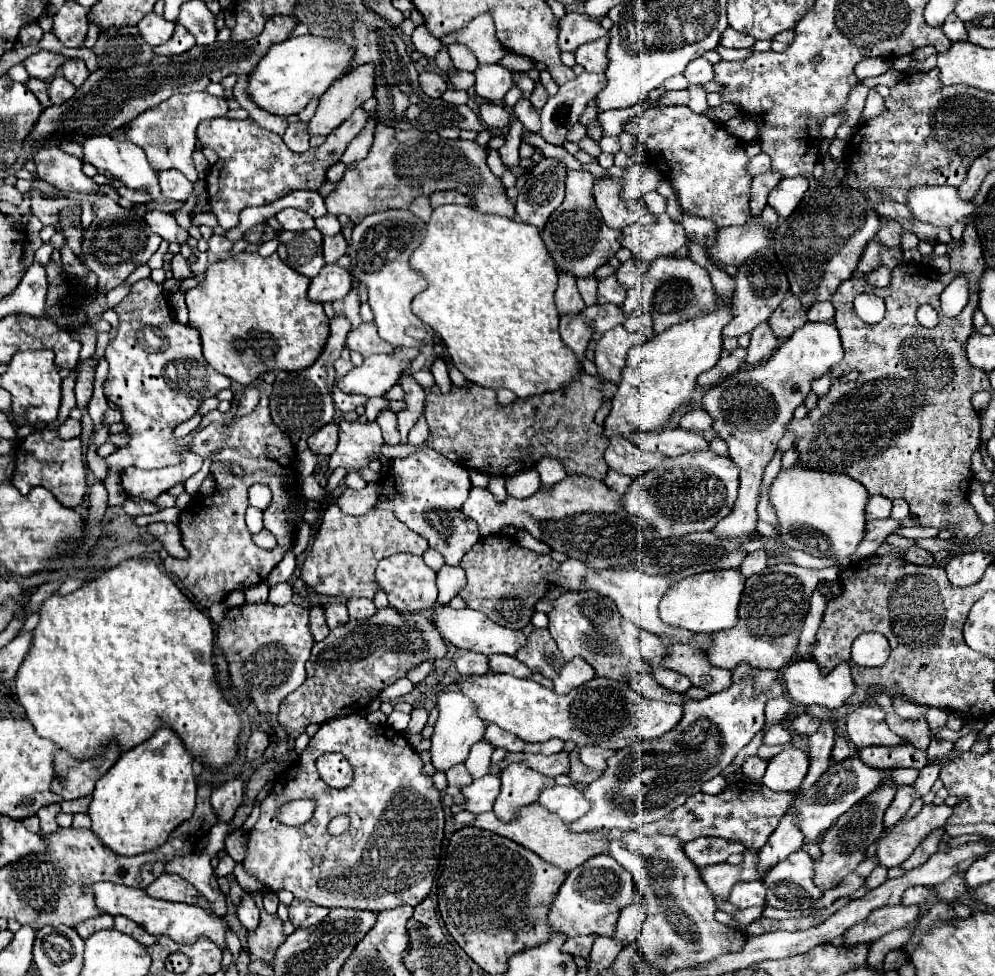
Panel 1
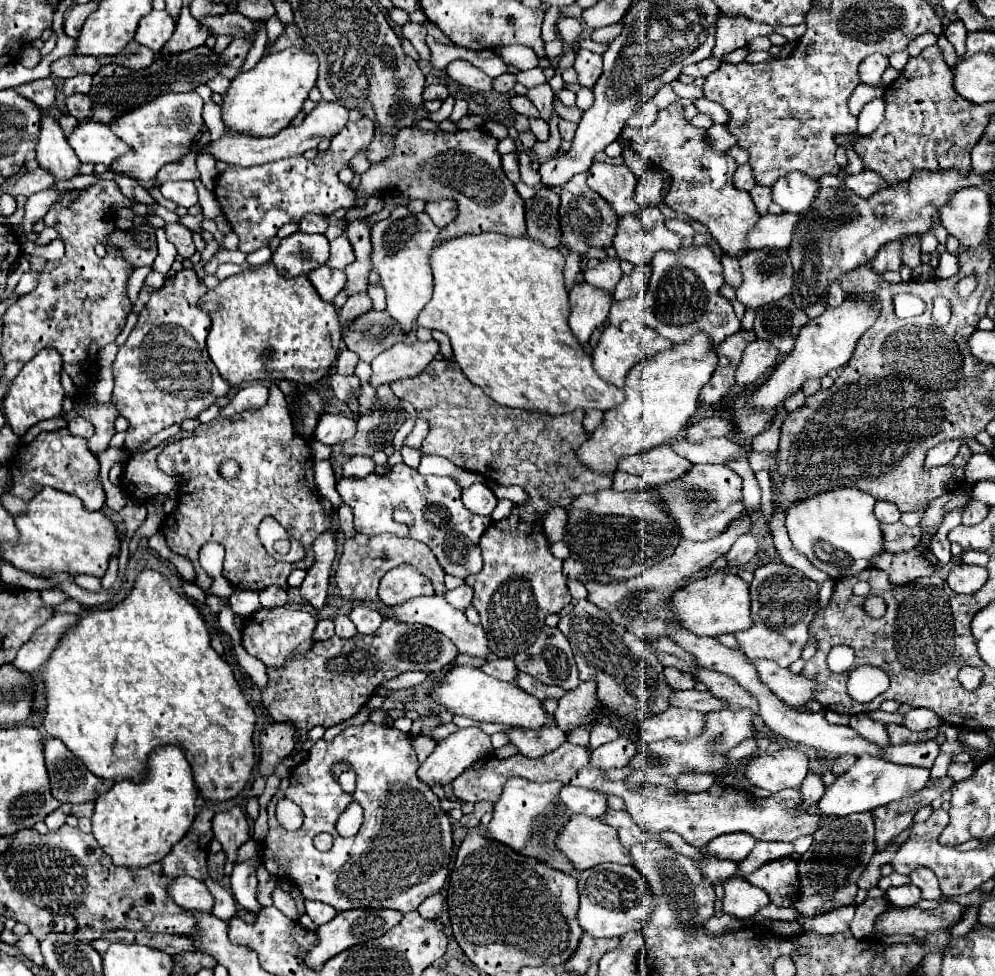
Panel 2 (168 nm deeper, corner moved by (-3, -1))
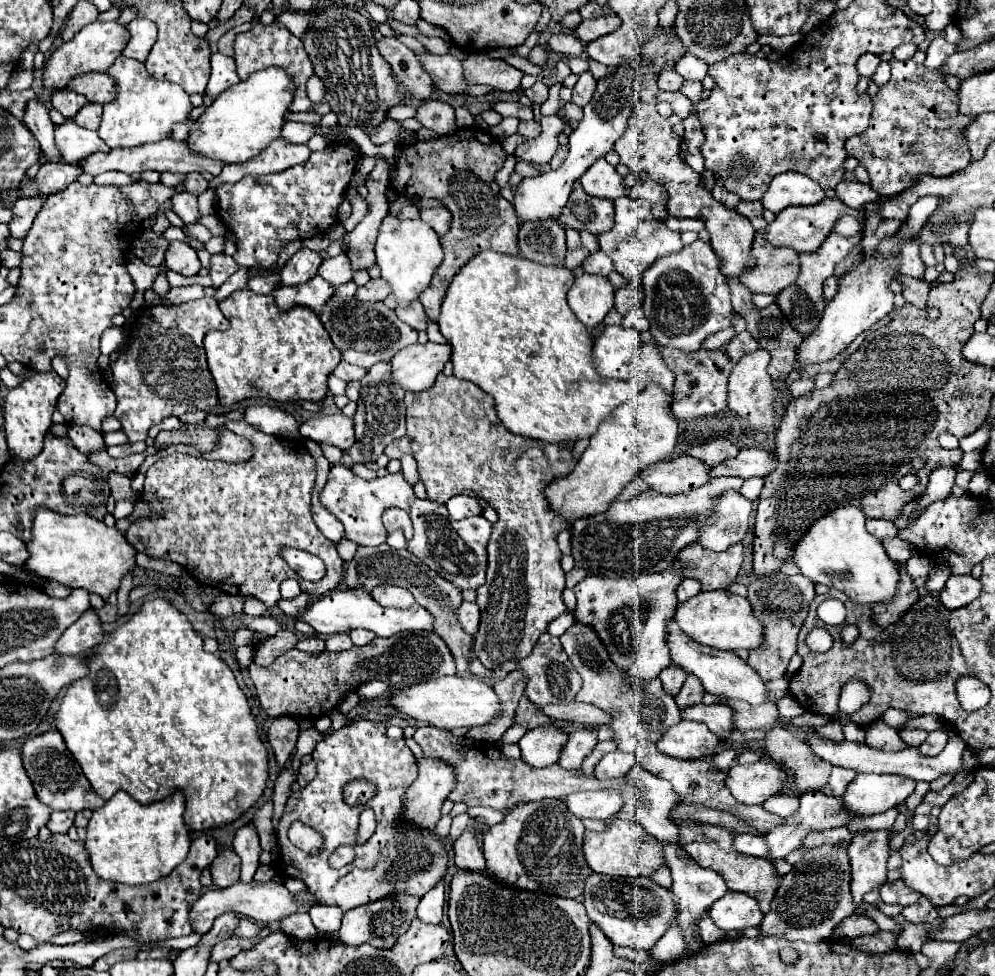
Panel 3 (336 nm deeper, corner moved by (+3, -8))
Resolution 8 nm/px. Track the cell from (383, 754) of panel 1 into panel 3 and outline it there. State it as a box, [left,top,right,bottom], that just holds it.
[272,720,448,912]

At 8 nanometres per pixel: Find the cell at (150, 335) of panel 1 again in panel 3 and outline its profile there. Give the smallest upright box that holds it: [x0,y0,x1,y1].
[112,296,228,442]

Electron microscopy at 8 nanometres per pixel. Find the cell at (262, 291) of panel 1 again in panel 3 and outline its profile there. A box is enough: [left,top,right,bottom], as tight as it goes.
[204,288,340,406]

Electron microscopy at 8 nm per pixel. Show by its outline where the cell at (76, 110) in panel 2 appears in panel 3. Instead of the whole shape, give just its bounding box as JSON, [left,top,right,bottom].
[72,102,102,130]

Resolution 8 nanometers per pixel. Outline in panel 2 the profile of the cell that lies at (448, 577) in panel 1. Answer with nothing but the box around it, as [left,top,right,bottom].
[446,585,474,611]

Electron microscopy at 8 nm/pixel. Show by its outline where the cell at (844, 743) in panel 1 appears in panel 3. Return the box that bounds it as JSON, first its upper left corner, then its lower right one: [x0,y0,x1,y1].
[822,768,854,796]

